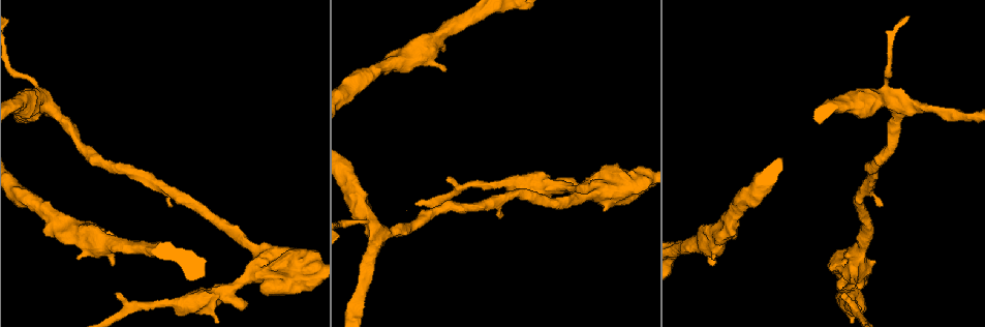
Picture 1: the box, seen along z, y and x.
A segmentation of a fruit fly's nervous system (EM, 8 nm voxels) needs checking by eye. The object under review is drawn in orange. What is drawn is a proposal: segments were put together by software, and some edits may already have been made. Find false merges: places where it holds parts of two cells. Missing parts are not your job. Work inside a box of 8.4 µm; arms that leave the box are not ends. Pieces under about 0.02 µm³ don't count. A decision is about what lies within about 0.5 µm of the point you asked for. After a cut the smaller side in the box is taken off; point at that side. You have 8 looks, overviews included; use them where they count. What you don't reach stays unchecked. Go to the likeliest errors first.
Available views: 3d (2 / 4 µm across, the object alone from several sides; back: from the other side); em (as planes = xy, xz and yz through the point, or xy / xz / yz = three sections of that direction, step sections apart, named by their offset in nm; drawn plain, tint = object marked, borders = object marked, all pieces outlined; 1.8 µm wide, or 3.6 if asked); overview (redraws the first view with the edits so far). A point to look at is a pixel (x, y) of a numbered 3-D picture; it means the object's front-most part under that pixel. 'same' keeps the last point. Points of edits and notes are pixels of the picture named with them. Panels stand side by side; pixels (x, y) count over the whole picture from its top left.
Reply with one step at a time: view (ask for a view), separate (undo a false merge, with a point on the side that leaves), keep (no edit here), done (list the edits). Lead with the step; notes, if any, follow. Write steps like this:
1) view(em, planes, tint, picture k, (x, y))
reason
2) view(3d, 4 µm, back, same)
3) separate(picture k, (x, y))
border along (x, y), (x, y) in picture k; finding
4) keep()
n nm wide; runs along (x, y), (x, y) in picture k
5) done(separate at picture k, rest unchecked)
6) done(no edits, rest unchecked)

view(3d, 4 µm, picture 1, (300, 268))

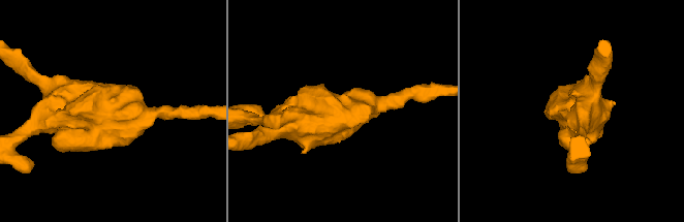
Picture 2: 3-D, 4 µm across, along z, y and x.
view(em, 3.6 µm, xy, step 16, tint, picture 2, (109, 110))
now the EM

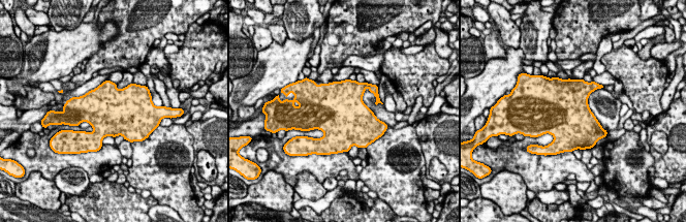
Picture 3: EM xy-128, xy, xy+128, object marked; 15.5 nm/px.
view(em, 3.6 µm, planes, tint, same)
another direction

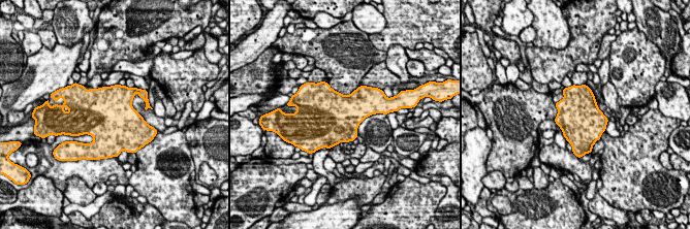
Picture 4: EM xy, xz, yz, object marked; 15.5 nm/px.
keep()
all the same cell

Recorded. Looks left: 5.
view(em, planes, tint, picture 1, (851, 294))
calibre changes

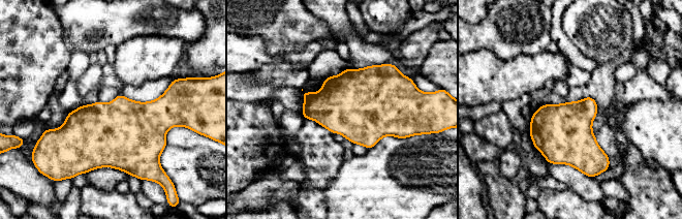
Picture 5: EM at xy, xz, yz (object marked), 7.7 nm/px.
keep()
all the same cell

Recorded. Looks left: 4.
view(em, planes, tint, picture 1, (29, 79))
calibre changes

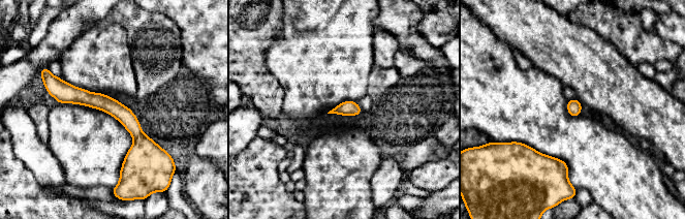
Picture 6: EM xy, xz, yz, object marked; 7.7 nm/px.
keep()
continuous, no second cell

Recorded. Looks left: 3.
done(no edits, rest unchecked)

